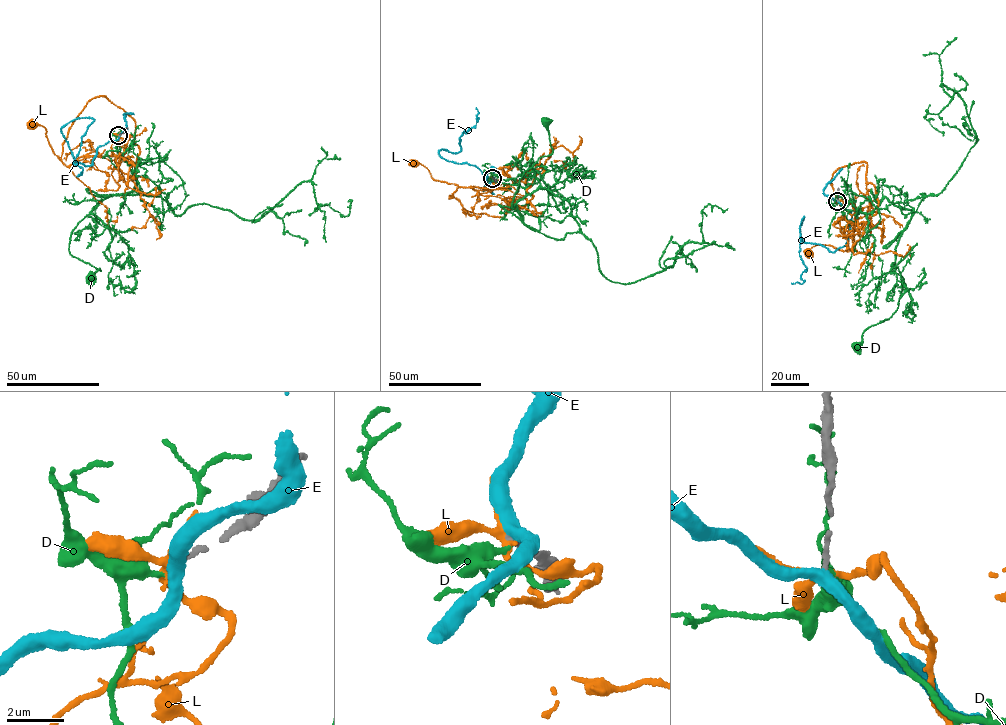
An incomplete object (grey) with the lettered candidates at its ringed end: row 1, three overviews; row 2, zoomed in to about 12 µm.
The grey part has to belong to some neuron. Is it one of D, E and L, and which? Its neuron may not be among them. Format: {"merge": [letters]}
{"merge": []}

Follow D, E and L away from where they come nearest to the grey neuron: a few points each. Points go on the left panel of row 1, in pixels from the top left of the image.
D: (119, 135), (116, 149), (137, 183), (102, 201), (71, 234), (70, 255), (100, 268), (90, 278)
E: (119, 135), (97, 148), (86, 165), (75, 161), (62, 127), (94, 119), (73, 161), (80, 172)
L: (119, 135), (121, 157), (86, 155), (123, 154), (116, 190), (86, 159)

